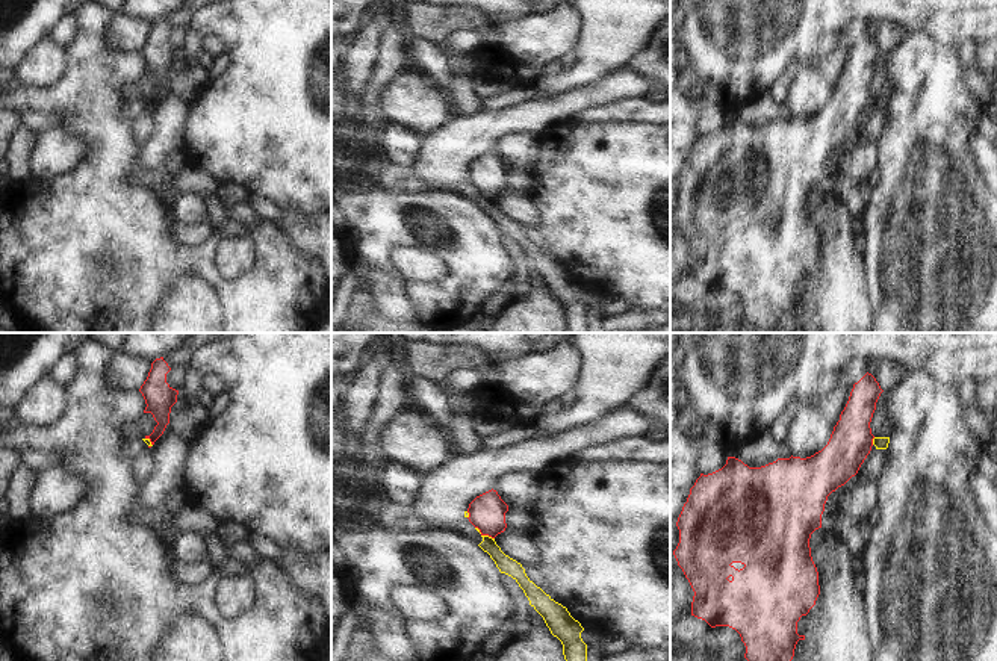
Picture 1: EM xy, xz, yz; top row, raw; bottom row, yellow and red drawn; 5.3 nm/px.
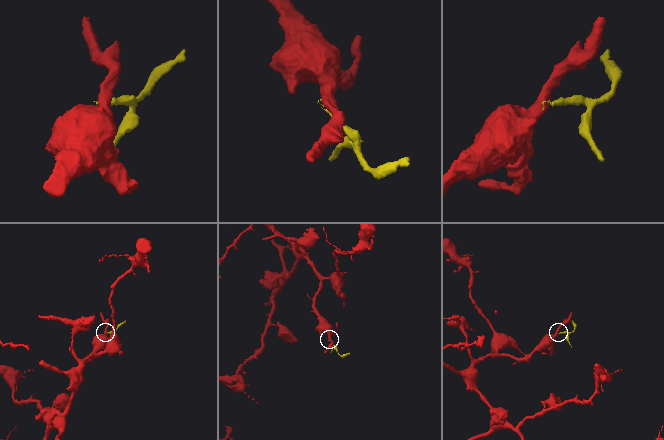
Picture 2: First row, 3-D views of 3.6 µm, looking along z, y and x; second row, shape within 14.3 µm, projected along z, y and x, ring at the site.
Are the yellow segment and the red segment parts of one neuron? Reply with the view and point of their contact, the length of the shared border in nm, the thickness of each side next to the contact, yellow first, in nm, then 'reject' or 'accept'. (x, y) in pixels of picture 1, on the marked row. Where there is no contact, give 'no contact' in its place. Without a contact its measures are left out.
meets yellow in xz at (484, 536); contact 120 nm long; 90 nm thick on the yellow side, 190 nm on the other; reject

